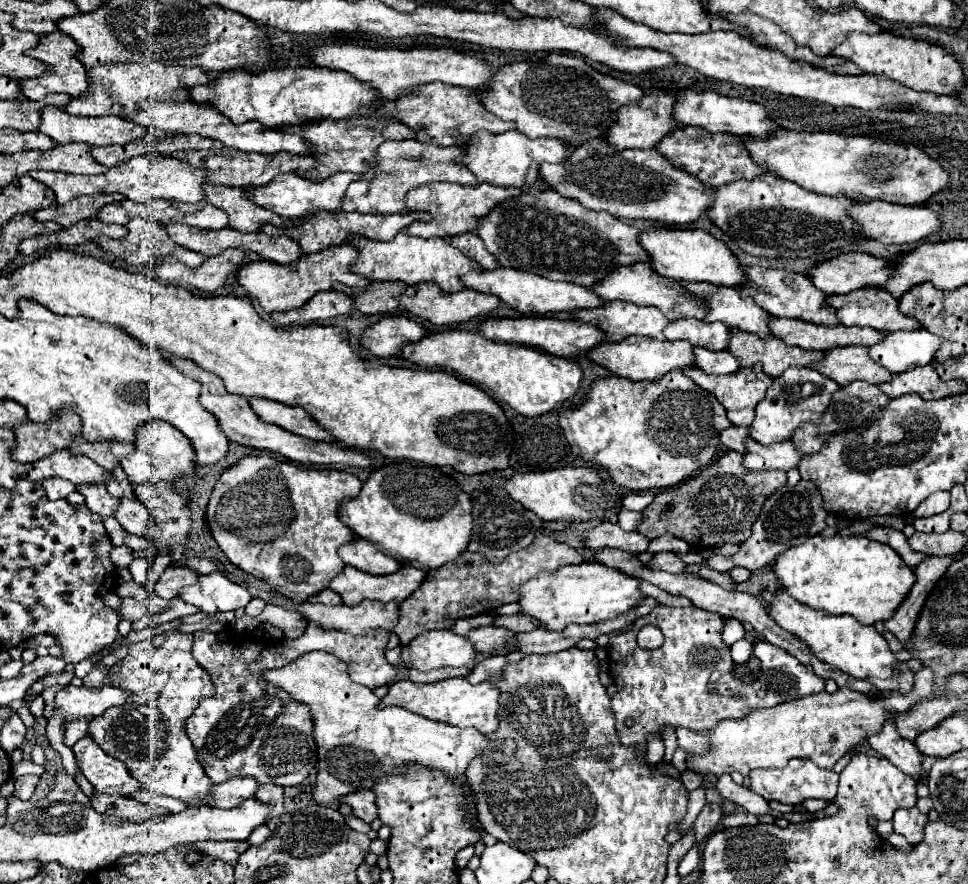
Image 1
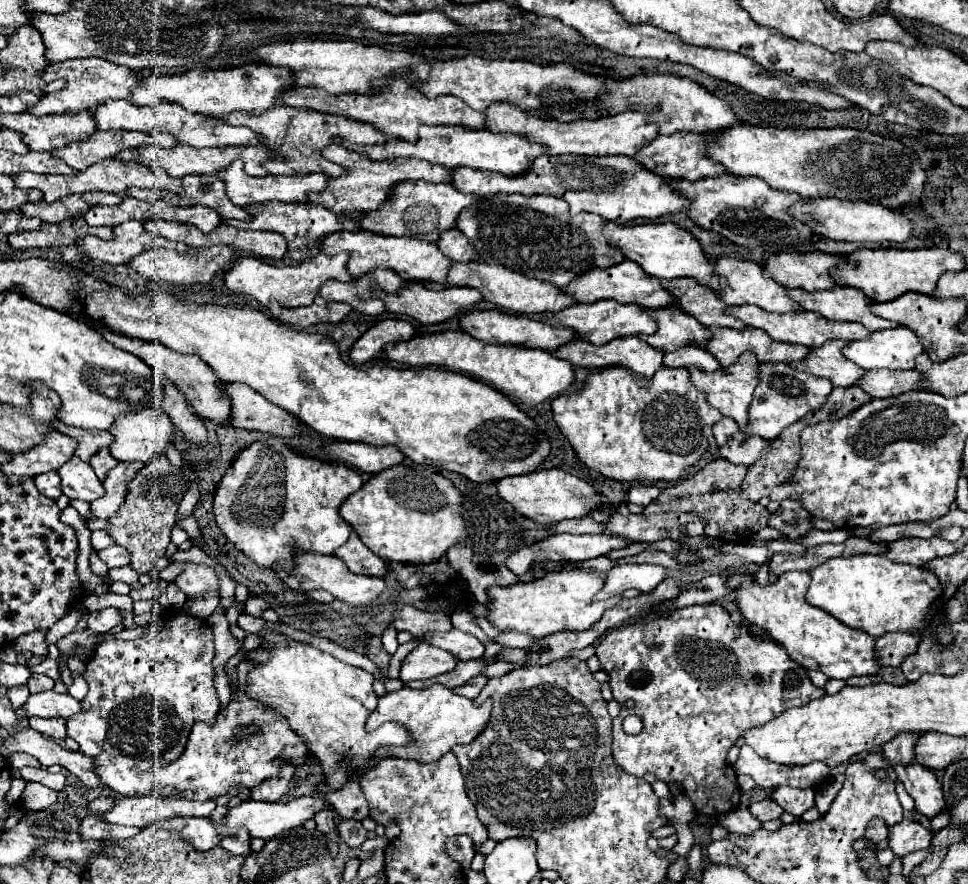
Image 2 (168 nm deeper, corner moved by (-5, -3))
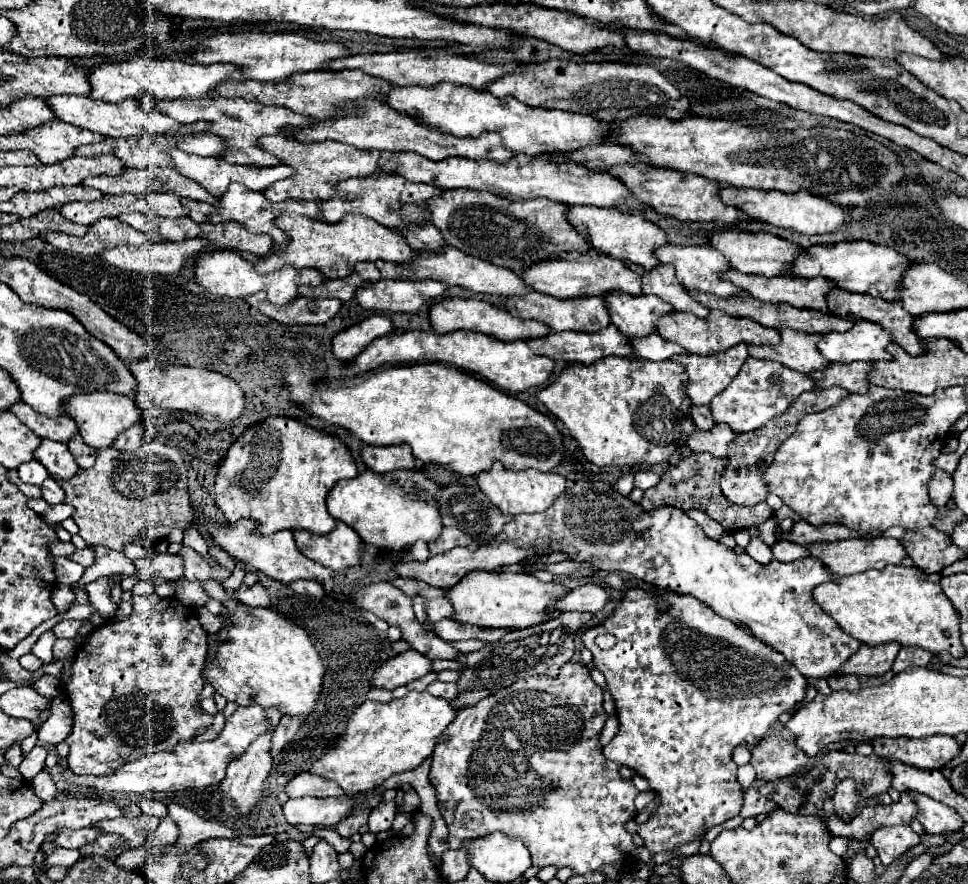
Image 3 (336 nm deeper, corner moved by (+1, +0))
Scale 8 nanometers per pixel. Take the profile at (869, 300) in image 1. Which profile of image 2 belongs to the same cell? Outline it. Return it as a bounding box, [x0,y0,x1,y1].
[789,286,899,332]

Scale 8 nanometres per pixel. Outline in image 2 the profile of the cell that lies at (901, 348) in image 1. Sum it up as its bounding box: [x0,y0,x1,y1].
[843,326,925,370]

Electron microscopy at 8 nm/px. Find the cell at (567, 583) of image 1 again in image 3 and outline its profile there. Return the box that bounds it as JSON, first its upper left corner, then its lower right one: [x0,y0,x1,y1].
[445,571,559,629]

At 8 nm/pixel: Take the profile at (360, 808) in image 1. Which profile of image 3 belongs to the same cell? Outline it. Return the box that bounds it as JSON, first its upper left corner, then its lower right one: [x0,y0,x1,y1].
[285,773,343,799]

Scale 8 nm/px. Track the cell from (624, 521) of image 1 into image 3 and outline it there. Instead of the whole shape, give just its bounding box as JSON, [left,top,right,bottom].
[616,473,634,496]

